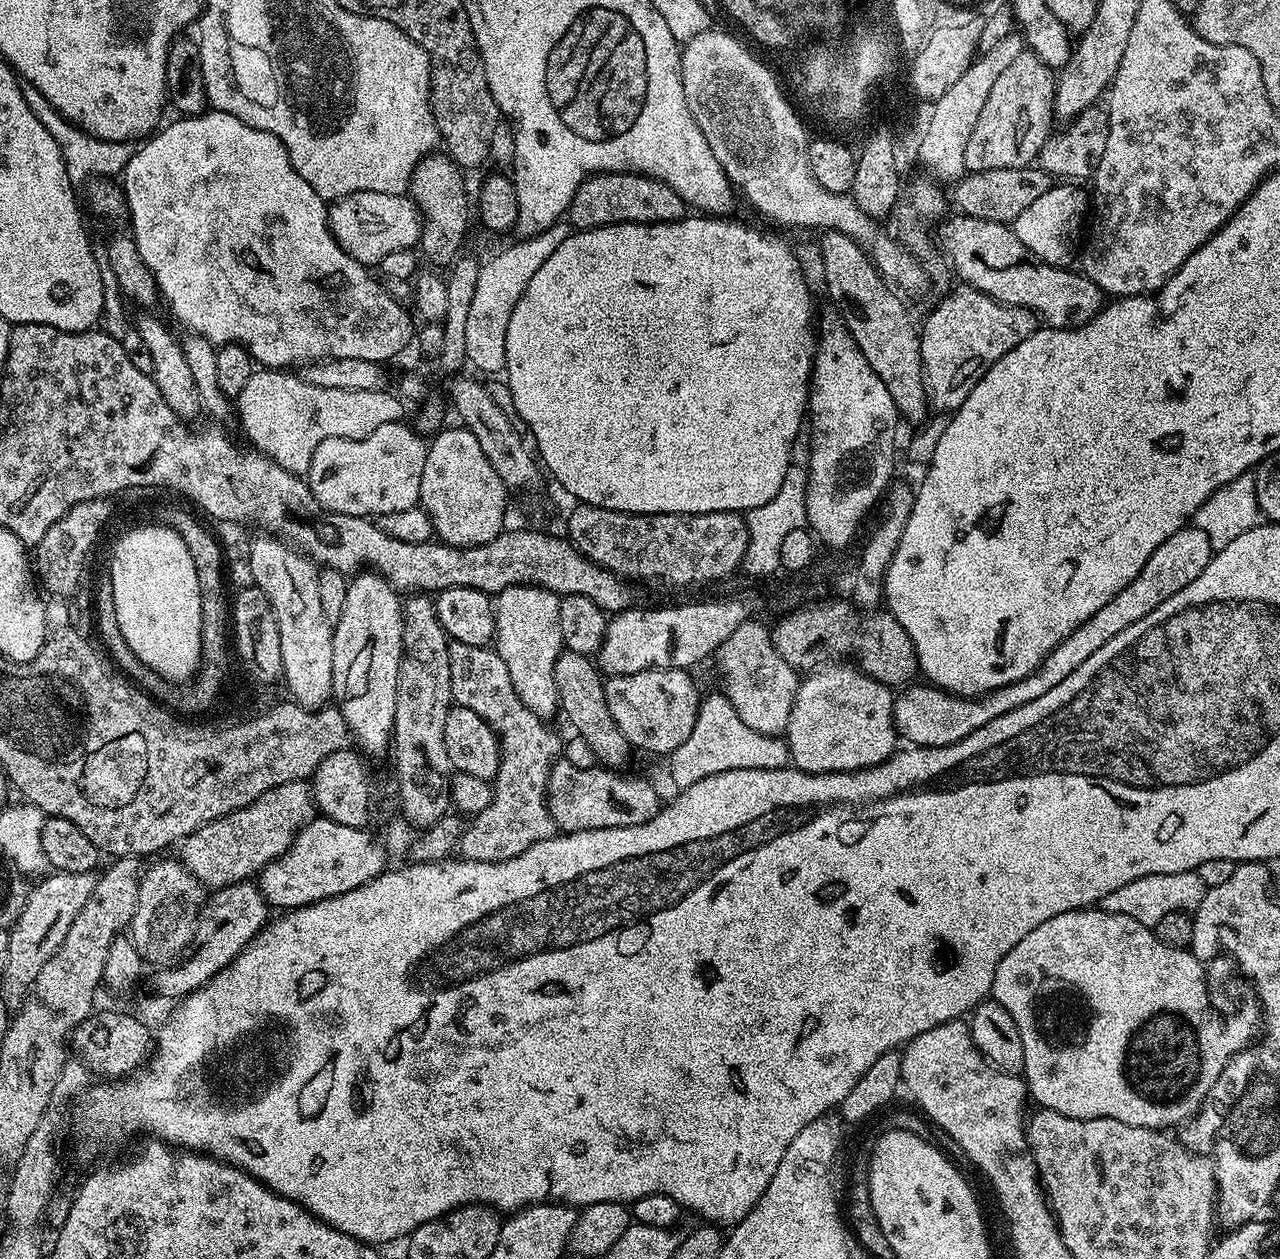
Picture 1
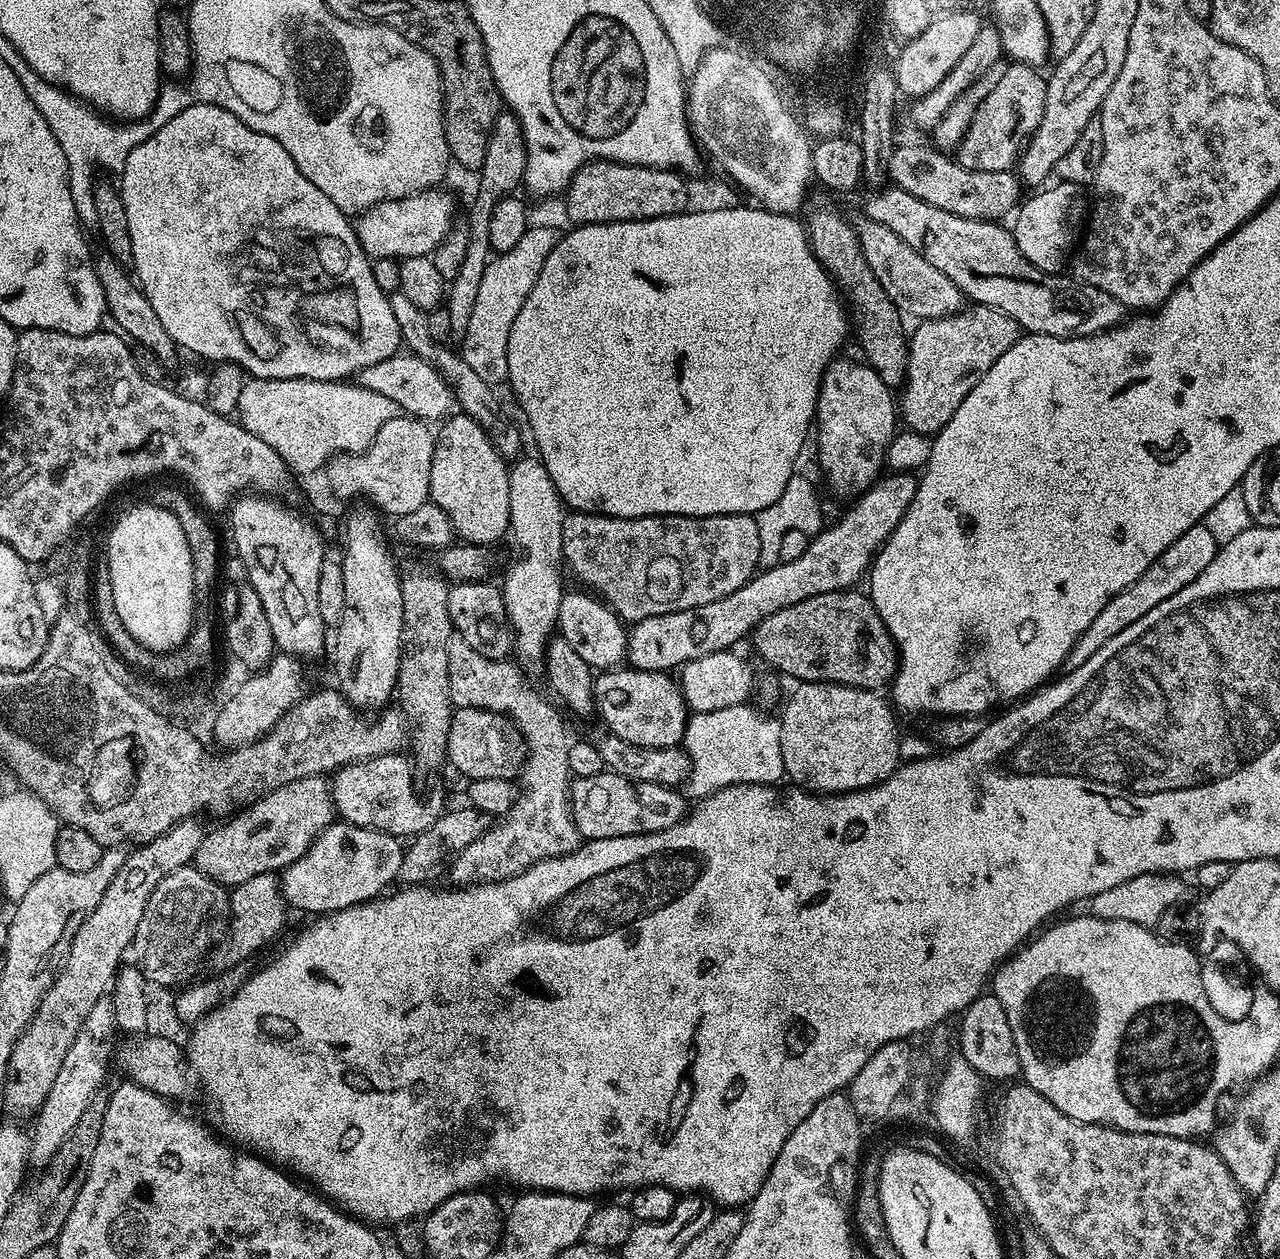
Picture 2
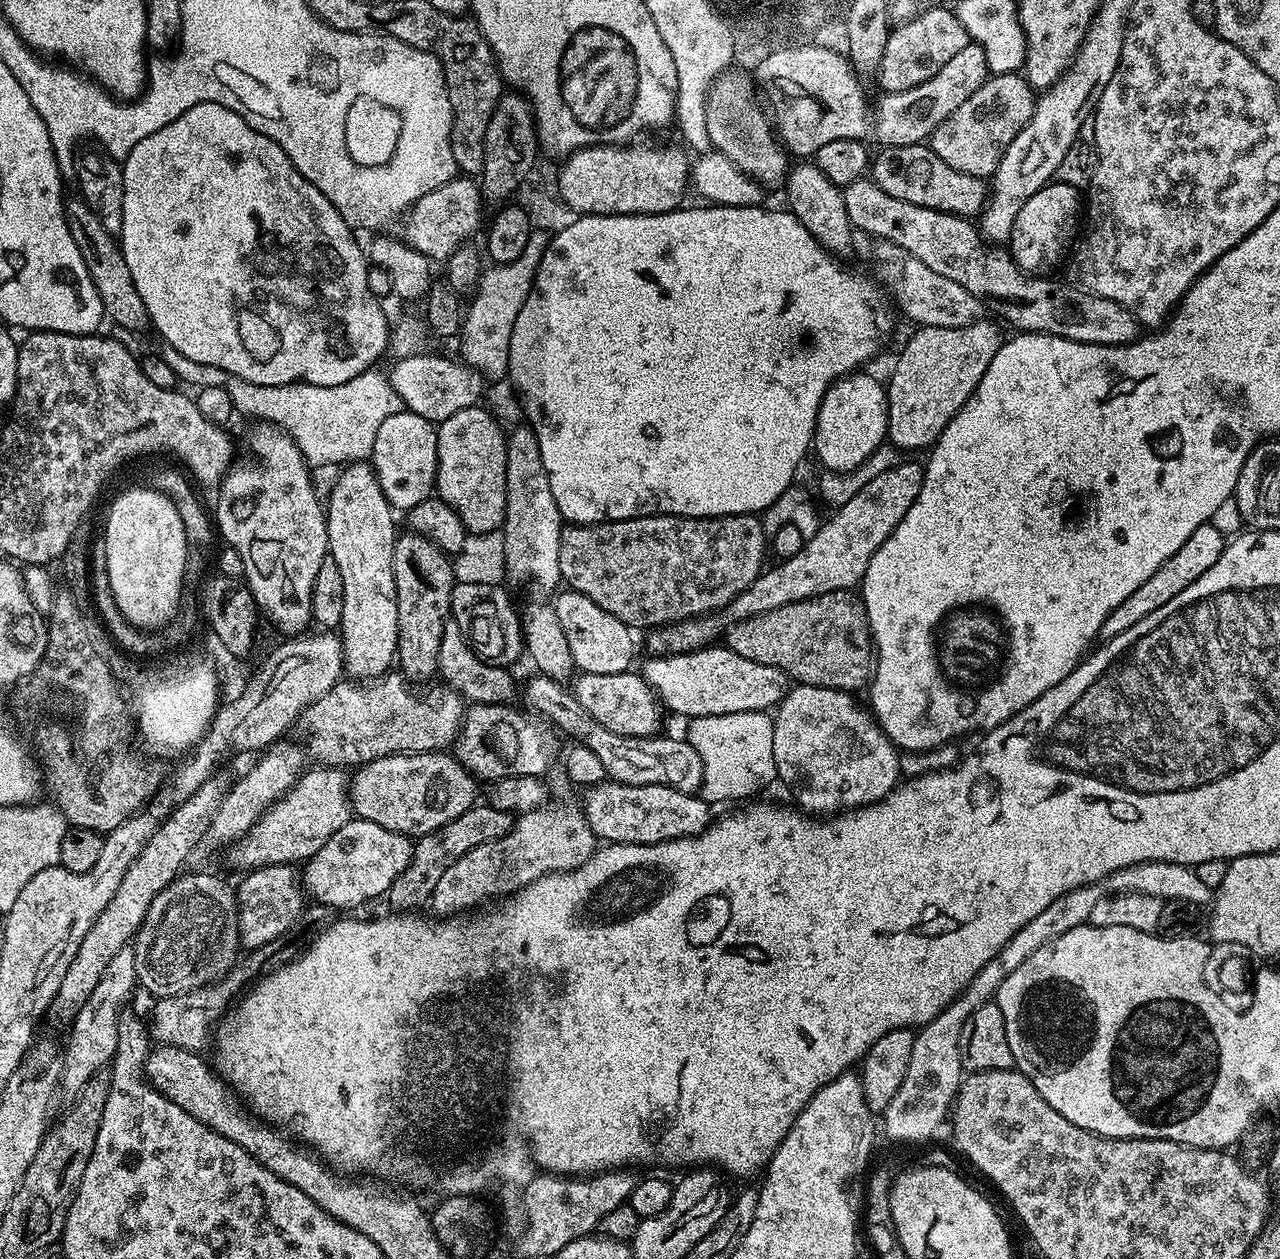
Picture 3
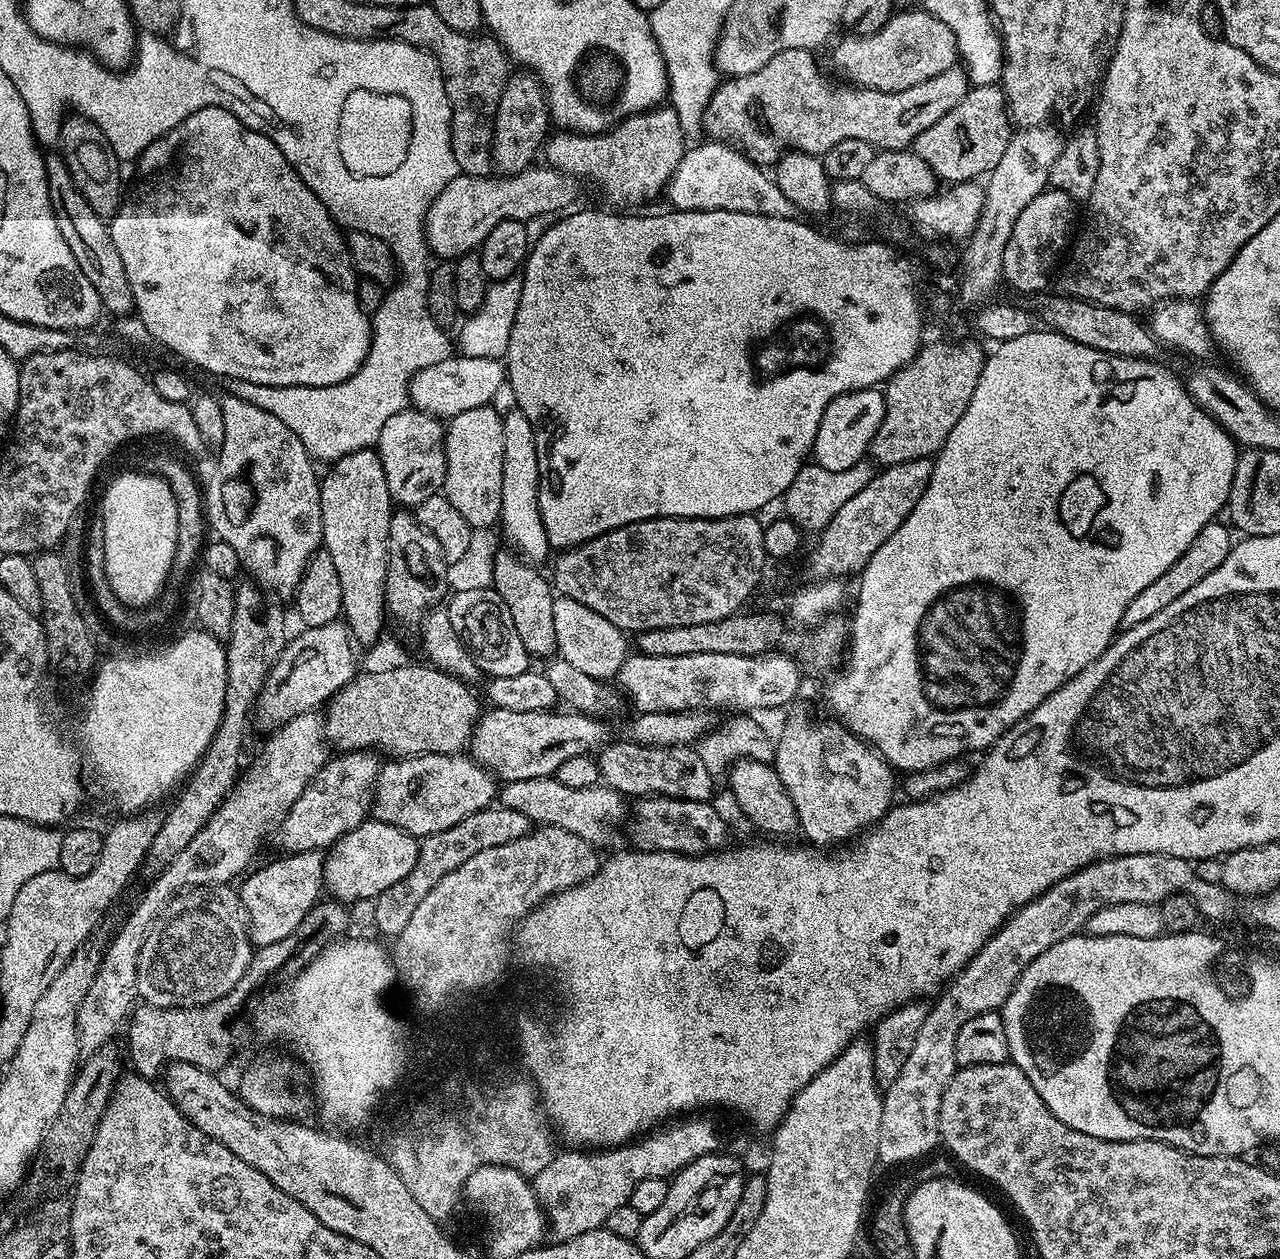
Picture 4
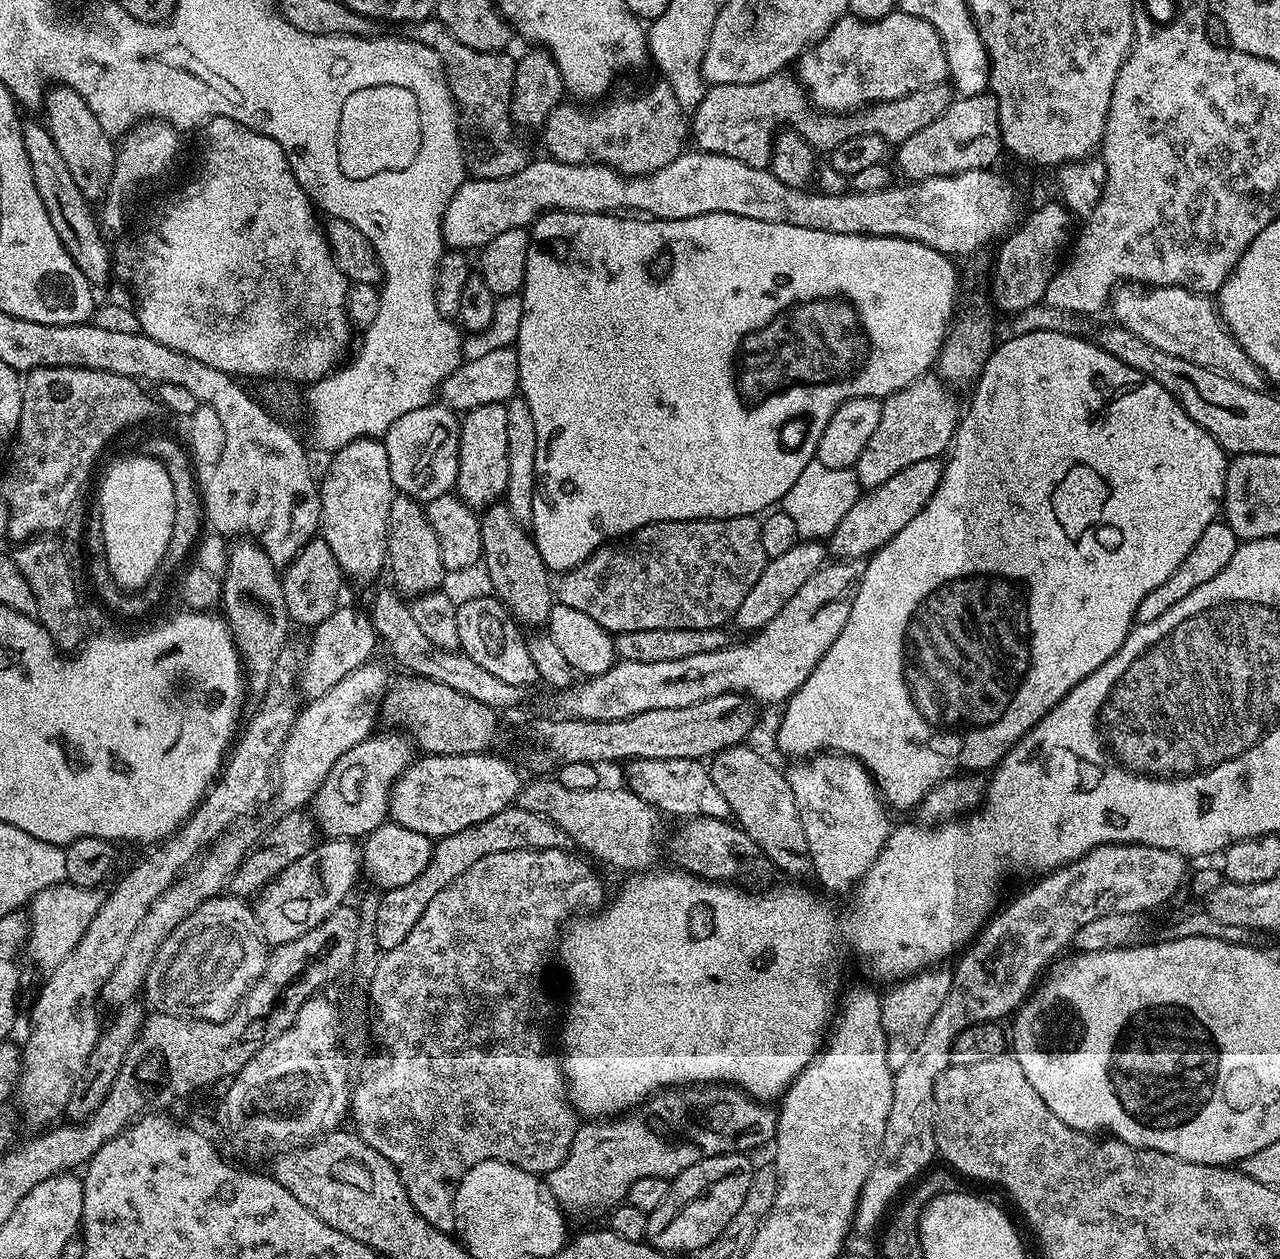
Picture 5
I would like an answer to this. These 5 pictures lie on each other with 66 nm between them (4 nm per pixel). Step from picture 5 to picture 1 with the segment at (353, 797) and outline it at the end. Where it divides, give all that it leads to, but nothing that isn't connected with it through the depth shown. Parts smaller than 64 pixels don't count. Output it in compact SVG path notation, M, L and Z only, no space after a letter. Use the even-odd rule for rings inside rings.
M308 780L286 782L274 790L266 790L266 794L259 796L246 807L234 810L229 816L223 816L204 824L196 832L185 836L182 841L184 856L182 863L188 871L198 878L205 889L215 890L225 888L234 882L252 880L266 865L277 860L294 842L294 838L317 815L316 803L312 801L312 789Z

